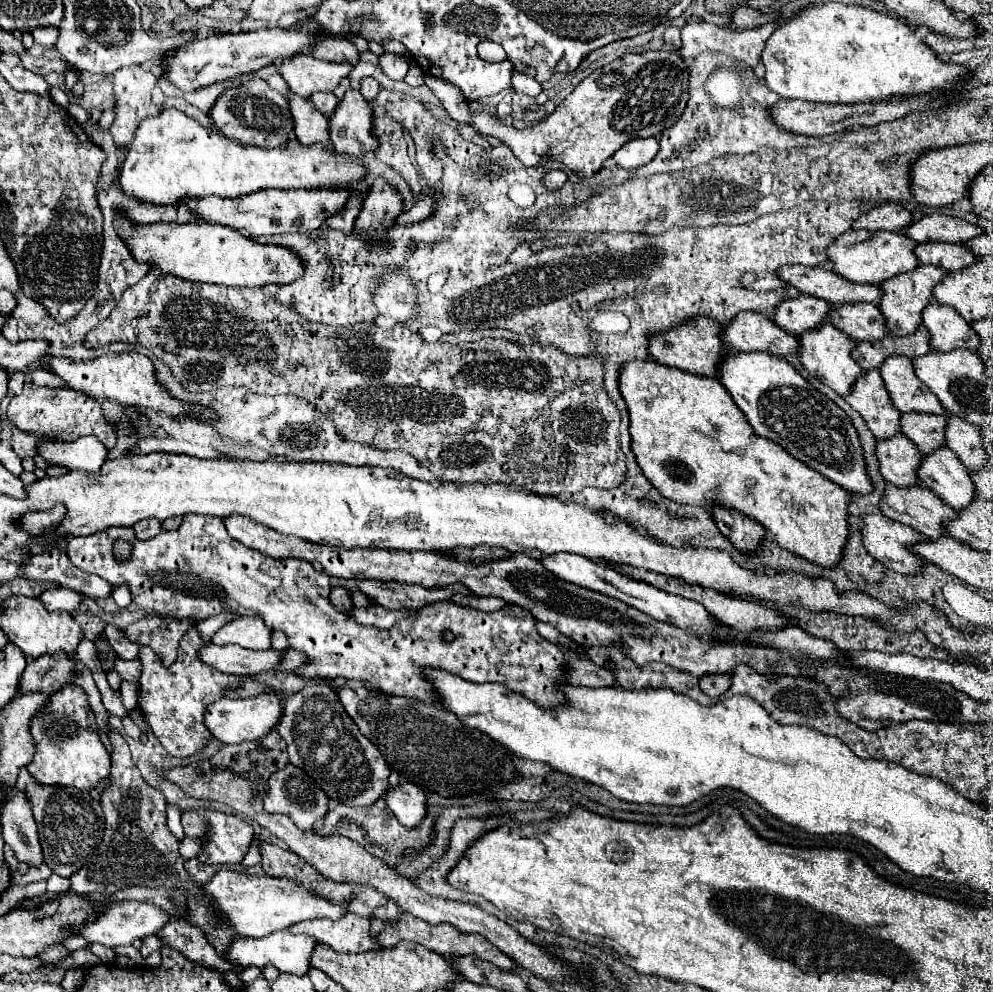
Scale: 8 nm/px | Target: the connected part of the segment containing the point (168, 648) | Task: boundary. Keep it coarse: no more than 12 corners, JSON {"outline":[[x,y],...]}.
{"outline":[[152,614],[122,628],[138,646],[152,648],[164,666],[178,656],[186,620]]}

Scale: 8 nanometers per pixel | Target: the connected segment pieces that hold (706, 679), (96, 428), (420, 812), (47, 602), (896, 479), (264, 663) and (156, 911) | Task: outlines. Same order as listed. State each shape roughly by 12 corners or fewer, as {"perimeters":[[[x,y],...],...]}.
{"perimeters":[[[710,674],[700,678],[708,696],[722,696],[730,688],[730,676]],[[24,384],[8,418],[24,432],[74,442],[114,426],[94,398]],[[412,782],[386,792],[386,804],[406,828],[426,816],[426,794]],[[52,588],[40,596],[46,610],[74,612],[82,594]],[[904,434],[876,438],[880,474],[920,484],[922,454]],[[208,642],[198,658],[218,672],[250,676],[272,670],[282,656]],[[106,902],[80,926],[114,948],[156,934],[170,914],[144,902]]]}

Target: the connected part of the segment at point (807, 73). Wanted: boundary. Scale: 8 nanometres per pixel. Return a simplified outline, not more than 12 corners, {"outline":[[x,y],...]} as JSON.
{"outline":[[810,4],[766,40],[766,84],[824,104],[952,92],[894,18]]}

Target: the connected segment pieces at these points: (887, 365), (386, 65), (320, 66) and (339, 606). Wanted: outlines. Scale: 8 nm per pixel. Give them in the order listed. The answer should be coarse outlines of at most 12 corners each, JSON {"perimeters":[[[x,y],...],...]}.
{"perimeters":[[[908,356],[886,358],[880,376],[900,412],[942,414]],[[378,54],[382,72],[402,80],[410,68],[410,54]],[[300,52],[280,66],[294,94],[332,92],[350,62]],[[342,584],[330,590],[330,604],[336,610],[352,610],[350,592]]]}

